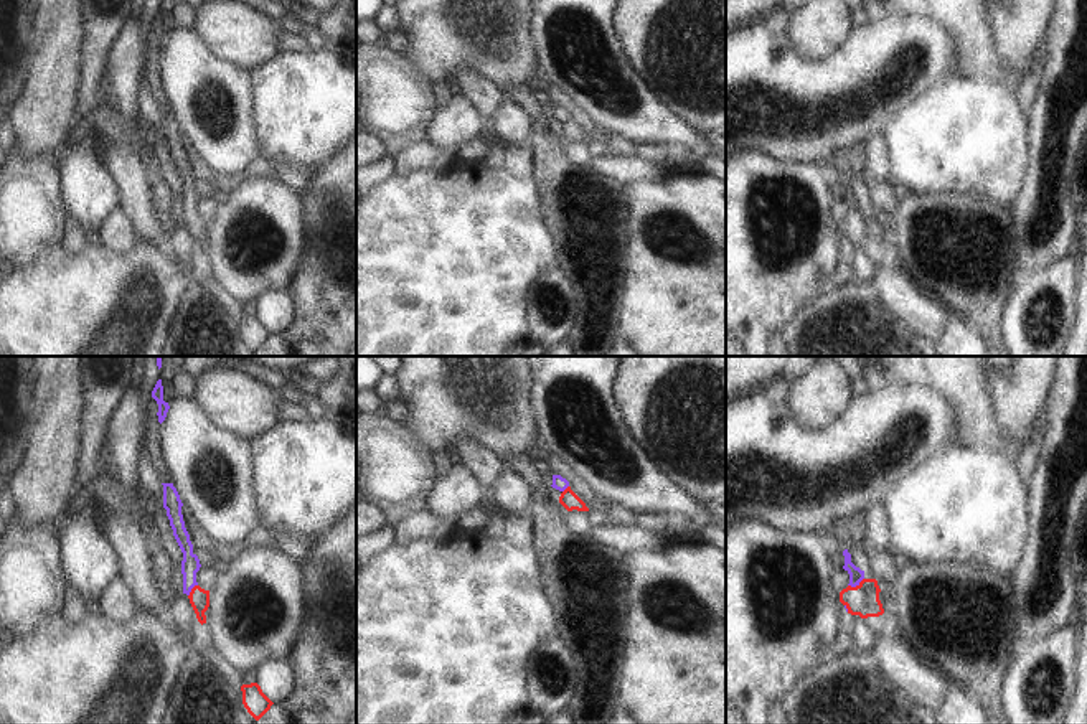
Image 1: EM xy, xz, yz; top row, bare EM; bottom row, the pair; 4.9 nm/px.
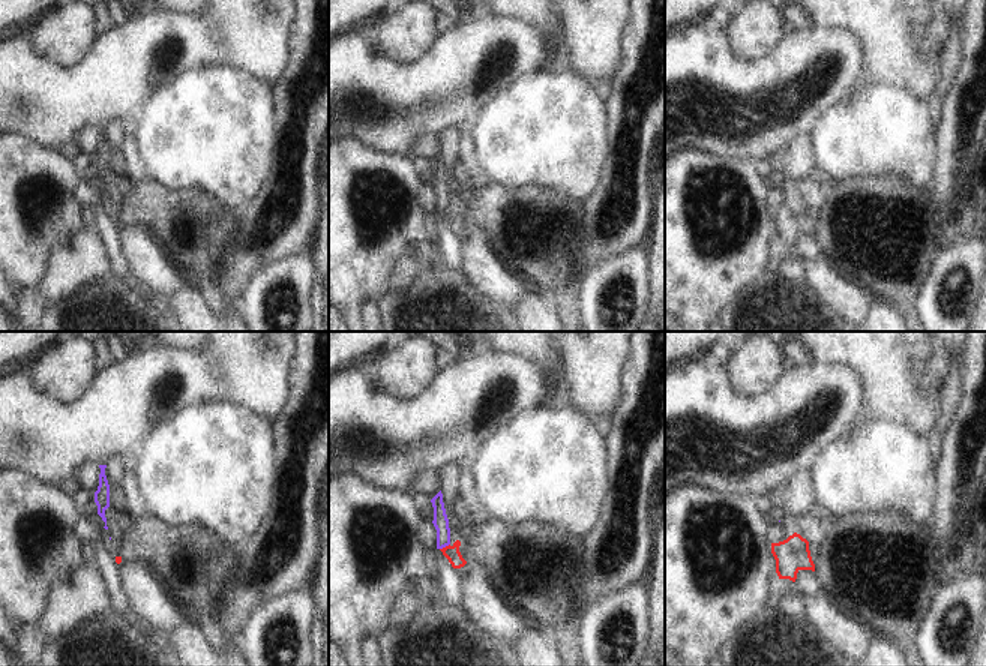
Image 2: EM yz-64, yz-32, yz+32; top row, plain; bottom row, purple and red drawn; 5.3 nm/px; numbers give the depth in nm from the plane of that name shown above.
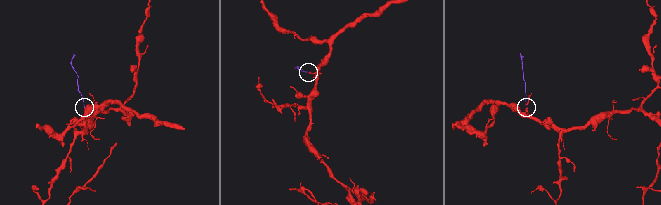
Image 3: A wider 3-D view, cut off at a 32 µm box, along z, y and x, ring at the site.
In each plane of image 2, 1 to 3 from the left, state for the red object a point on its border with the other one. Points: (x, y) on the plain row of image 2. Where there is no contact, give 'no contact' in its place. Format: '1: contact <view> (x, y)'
1: no contact
2: contact yz-32 (444, 210)
3: no contact

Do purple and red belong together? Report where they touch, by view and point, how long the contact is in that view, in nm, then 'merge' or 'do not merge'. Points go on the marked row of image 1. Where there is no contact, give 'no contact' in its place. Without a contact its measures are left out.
yz (855, 586) | 90 nm | merge

